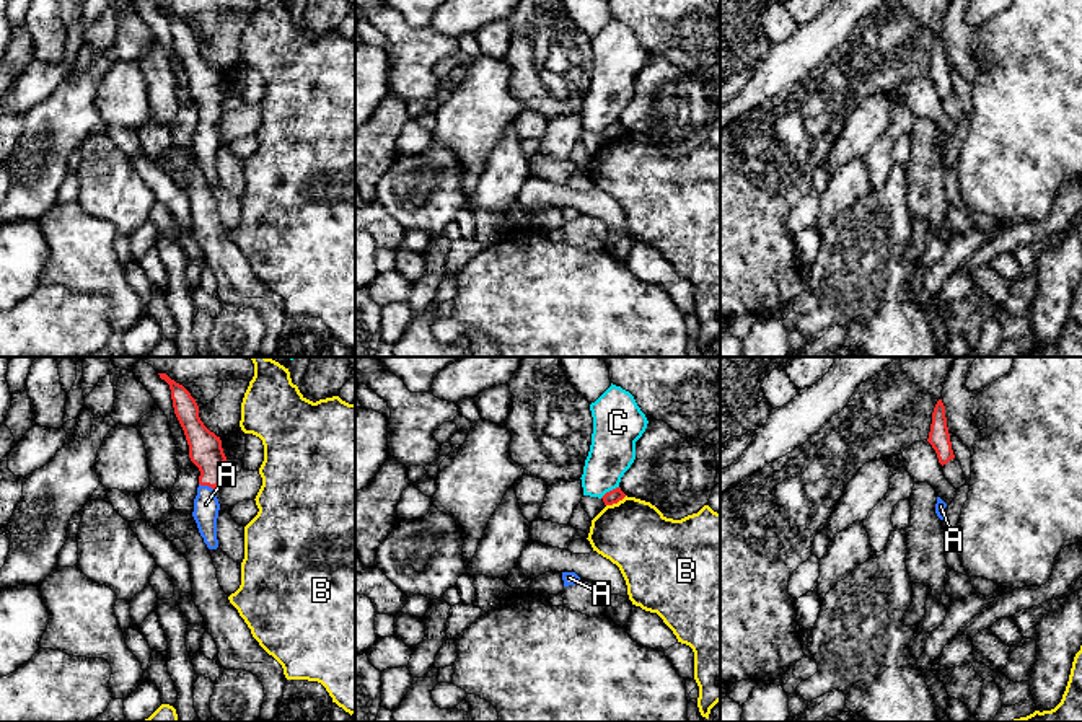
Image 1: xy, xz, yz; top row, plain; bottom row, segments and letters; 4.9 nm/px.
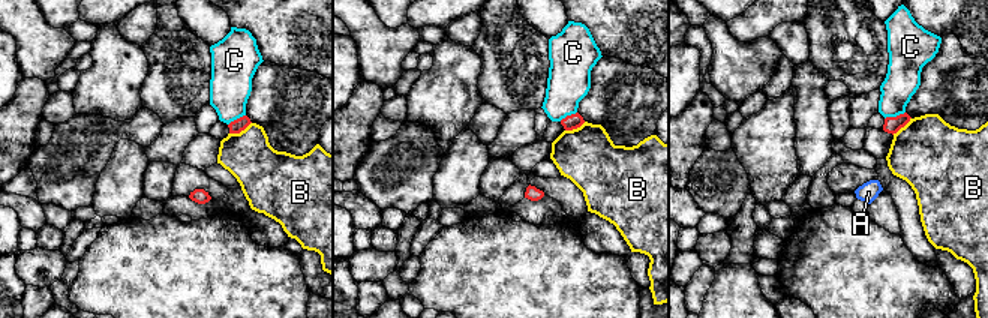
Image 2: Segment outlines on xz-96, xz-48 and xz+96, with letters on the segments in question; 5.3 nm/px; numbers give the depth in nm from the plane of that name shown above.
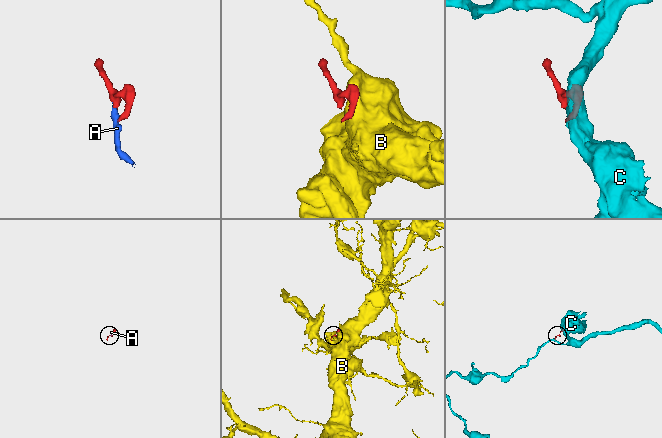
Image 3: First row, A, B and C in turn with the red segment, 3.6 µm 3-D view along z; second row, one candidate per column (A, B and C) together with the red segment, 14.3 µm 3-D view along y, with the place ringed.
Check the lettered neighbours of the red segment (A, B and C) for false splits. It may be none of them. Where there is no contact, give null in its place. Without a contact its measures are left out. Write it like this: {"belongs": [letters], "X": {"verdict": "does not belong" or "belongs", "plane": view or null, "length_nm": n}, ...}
{"belongs": ["A"], "A": {"verdict": "belongs", "plane": "xy", "length_nm": 90}, "B": {"verdict": "does not belong", "plane": "xz", "length_nm": 120}, "C": {"verdict": "does not belong", "plane": "xz", "length_nm": 110}}

